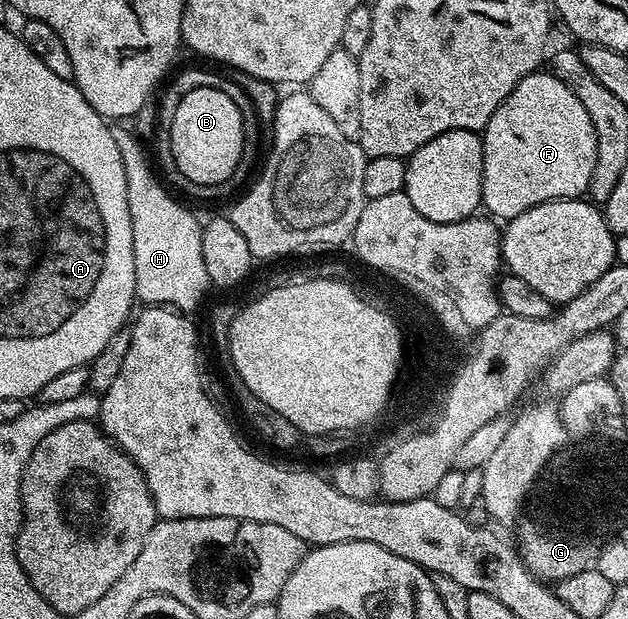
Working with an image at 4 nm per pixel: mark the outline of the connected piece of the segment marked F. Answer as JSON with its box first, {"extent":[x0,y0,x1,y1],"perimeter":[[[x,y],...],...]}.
{"extent":[481,71,595,223],"perimeter":[[[538,71],[527,75],[499,103],[495,115],[485,124],[481,133],[483,143],[483,187],[481,203],[490,218],[502,217],[508,223],[514,217],[523,215],[536,205],[548,201],[581,199],[588,194],[591,171],[595,171],[595,127],[591,127],[591,115],[583,108],[583,103],[575,99],[571,87],[563,83],[555,74]]]}

